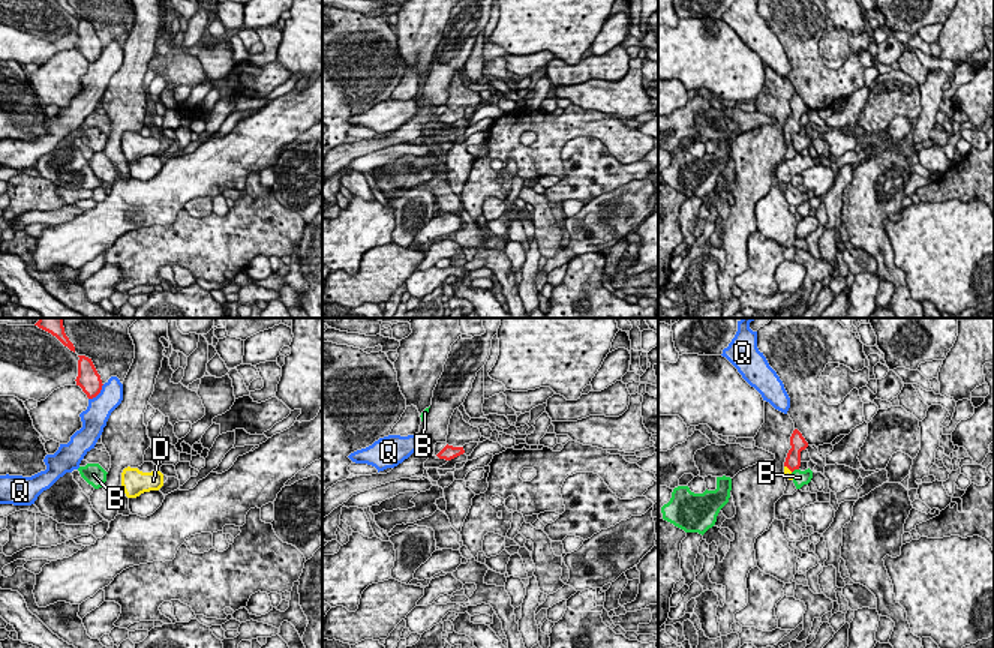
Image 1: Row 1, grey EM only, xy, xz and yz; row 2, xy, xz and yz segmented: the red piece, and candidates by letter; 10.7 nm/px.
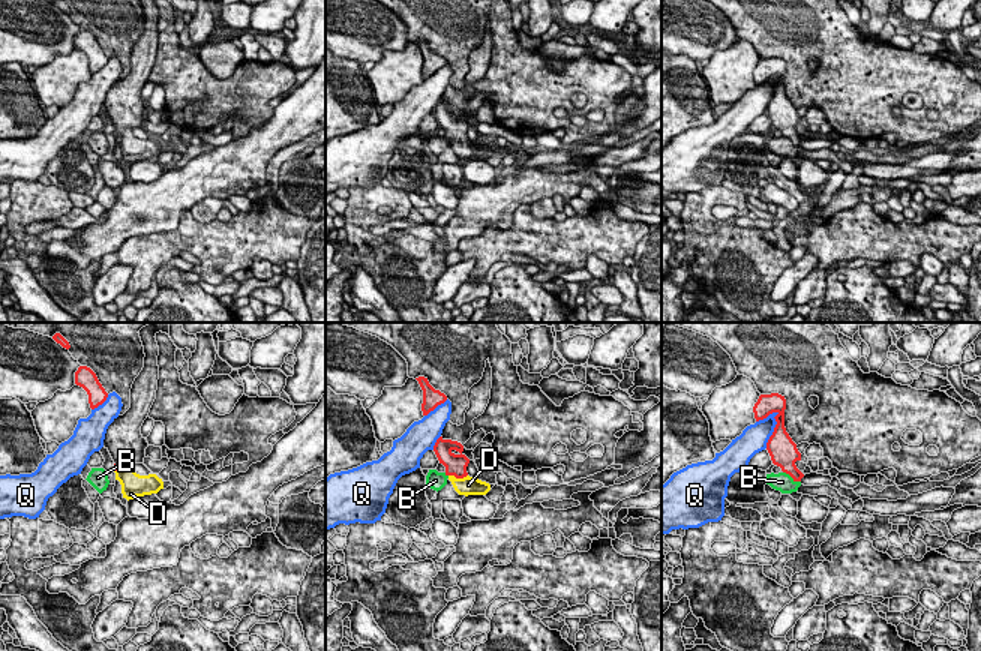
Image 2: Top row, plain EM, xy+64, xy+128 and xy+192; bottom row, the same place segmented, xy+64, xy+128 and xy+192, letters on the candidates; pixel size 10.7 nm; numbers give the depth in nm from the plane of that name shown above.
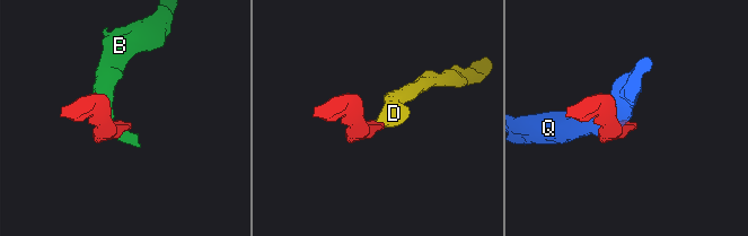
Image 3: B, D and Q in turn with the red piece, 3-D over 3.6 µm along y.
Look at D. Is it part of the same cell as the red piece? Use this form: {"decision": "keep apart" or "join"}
{"decision": "join"}

